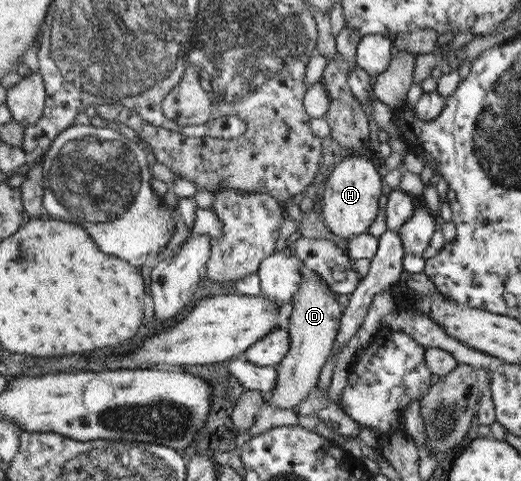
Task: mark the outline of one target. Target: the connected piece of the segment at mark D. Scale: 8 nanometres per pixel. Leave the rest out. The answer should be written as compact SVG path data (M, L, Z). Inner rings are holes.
M302 269L302 280L298 290L292 296L292 315L288 334L291 340L291 349L284 360L276 366L278 380L271 391L269 403L280 409L290 409L303 403L313 389L318 385L318 376L327 359L330 358L335 347L336 336L340 333L340 319L344 310L338 304L338 294L330 290L326 280L315 271ZM301 291L301 293L297 293Z

